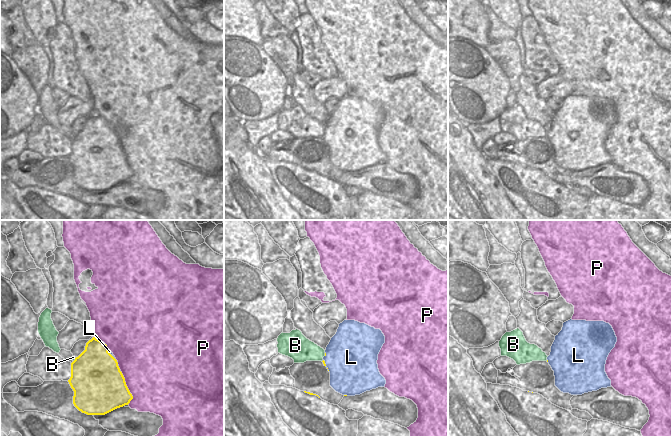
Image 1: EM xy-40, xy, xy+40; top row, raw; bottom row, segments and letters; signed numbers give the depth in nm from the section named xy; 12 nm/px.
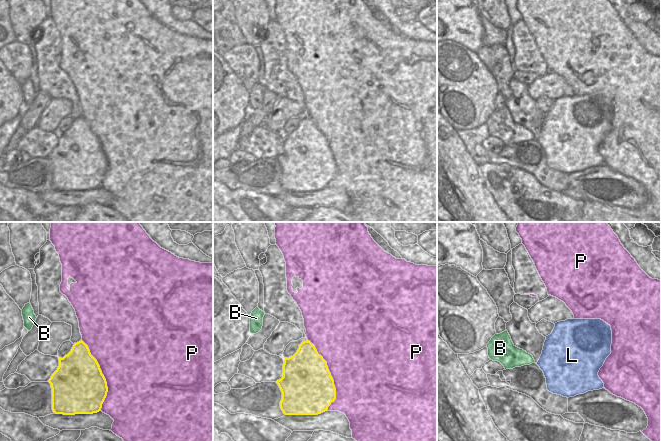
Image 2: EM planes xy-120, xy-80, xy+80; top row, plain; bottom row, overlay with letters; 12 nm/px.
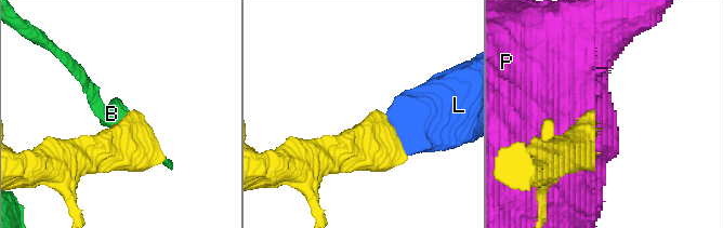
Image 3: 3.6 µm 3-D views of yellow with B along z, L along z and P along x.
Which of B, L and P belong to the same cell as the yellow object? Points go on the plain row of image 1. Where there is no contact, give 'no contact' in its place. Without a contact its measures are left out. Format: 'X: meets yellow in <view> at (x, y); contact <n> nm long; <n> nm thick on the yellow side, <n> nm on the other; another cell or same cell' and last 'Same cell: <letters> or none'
B: meets yellow in xy-40 at (75, 135); contact 70 nm long; 500 nm thick on the yellow side, 50 nm on the other; another cell
L: meets yellow in xy-40 at (110, 130); contact 170 nm long; 500 nm thick on the yellow side, 30 nm on the other; same cell
P: meets yellow in xy-40 at (127, 164); contact 420 nm long; 480 nm thick on the yellow side, 480 nm on the other; another cell
Same cell: L

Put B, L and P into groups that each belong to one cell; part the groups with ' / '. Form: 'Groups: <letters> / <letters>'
Groups: B / L / P

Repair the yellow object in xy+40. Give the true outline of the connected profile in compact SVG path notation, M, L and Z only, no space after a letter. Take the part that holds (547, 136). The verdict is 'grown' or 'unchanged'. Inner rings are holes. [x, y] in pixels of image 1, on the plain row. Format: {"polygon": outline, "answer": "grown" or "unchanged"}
{"polygon": "M604 97L564 98L547 133L554 147L555 162L571 171L611 163L605 140L616 118L612 102Z", "answer": "grown"}

